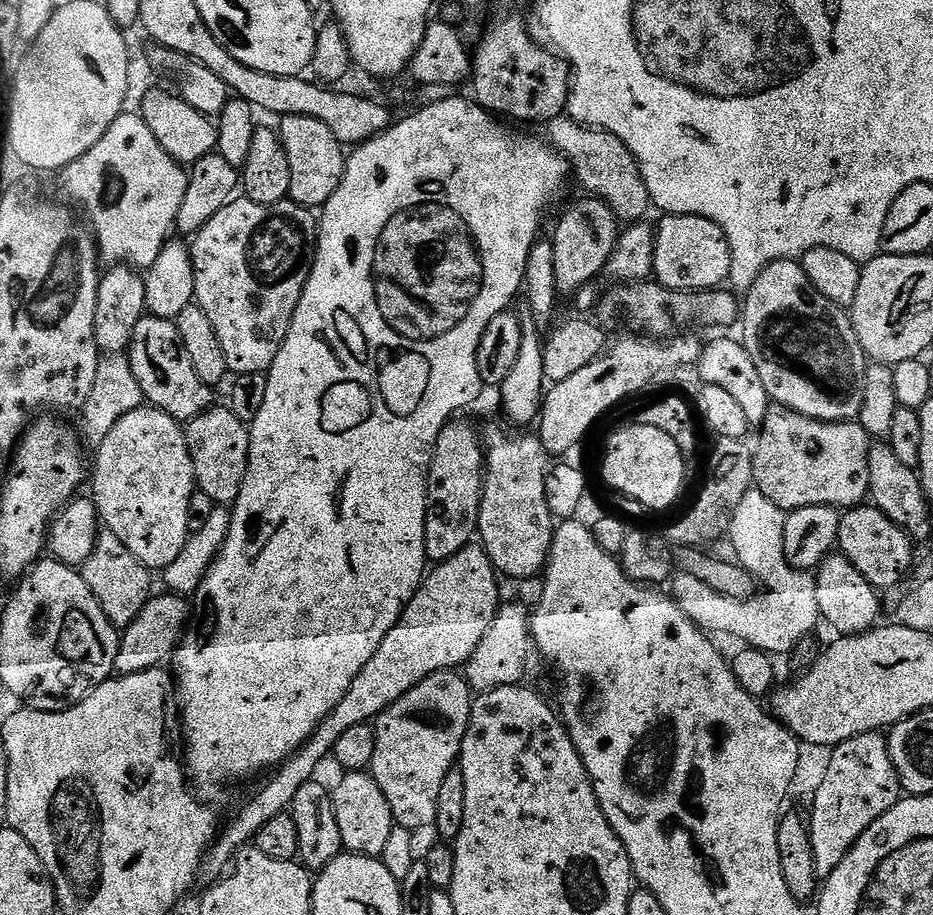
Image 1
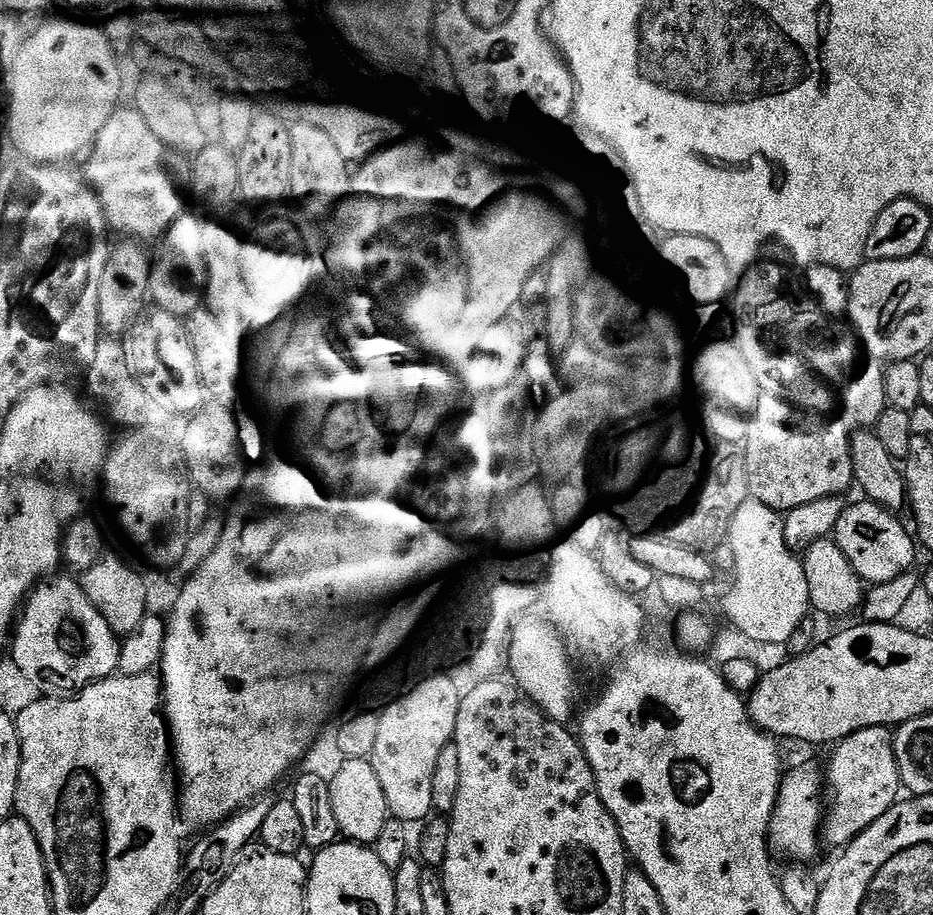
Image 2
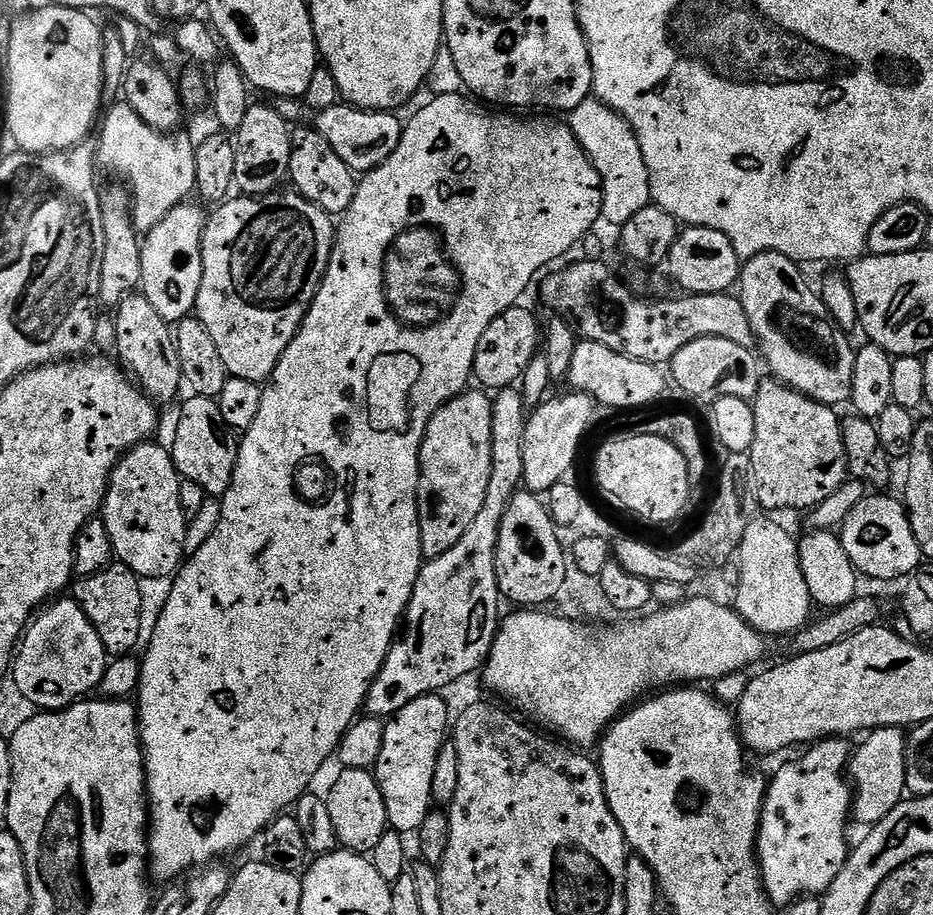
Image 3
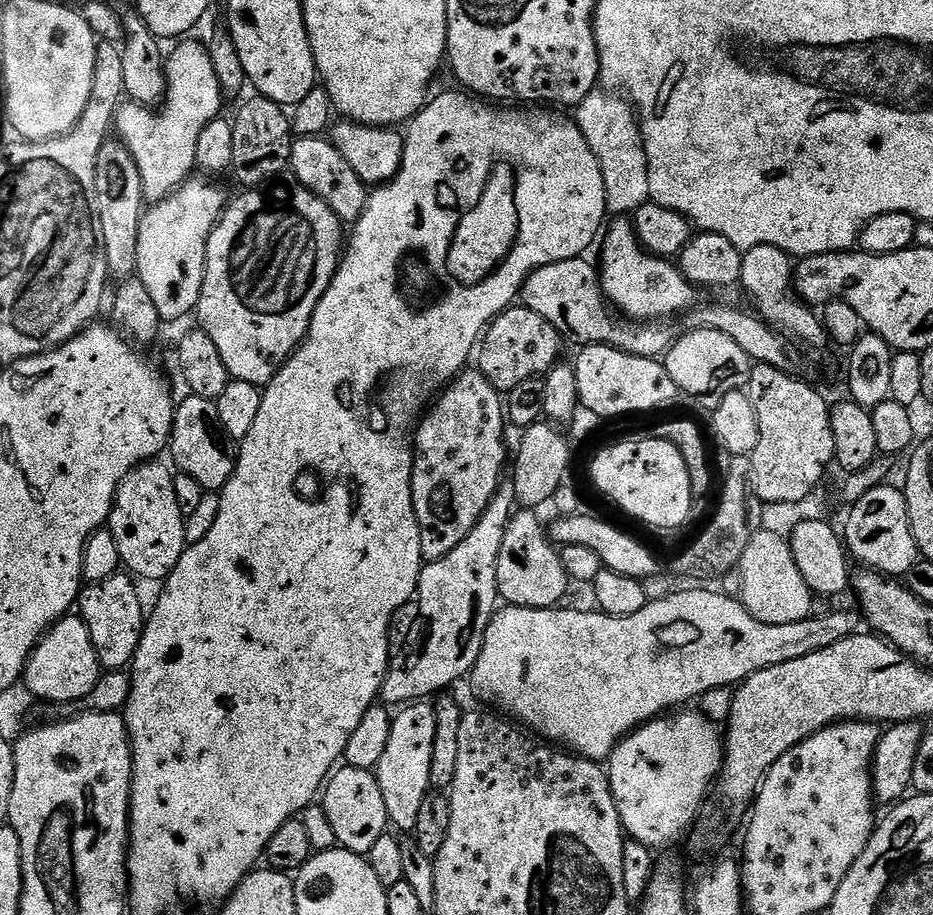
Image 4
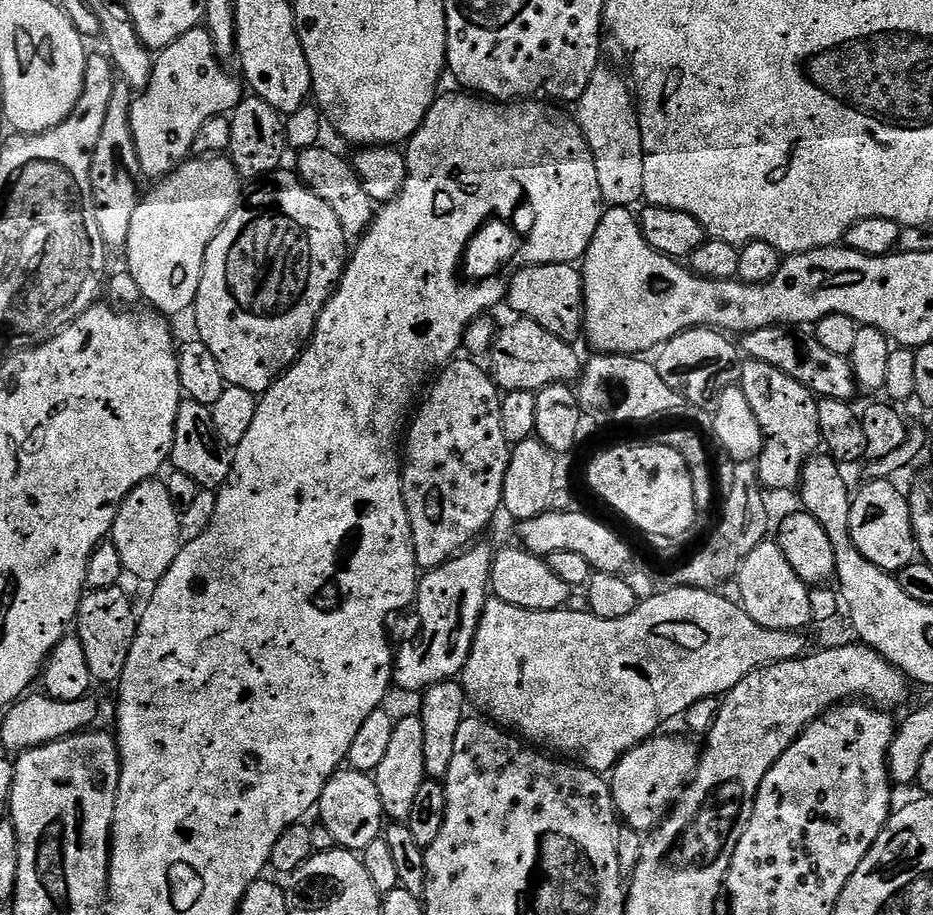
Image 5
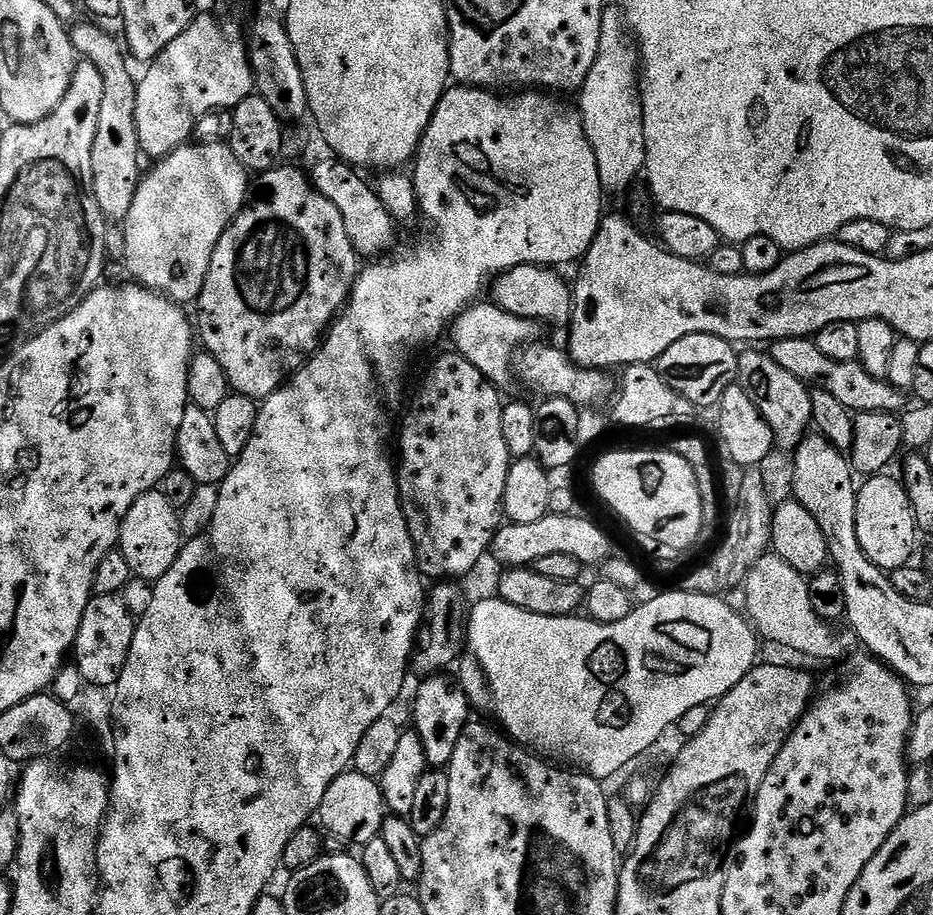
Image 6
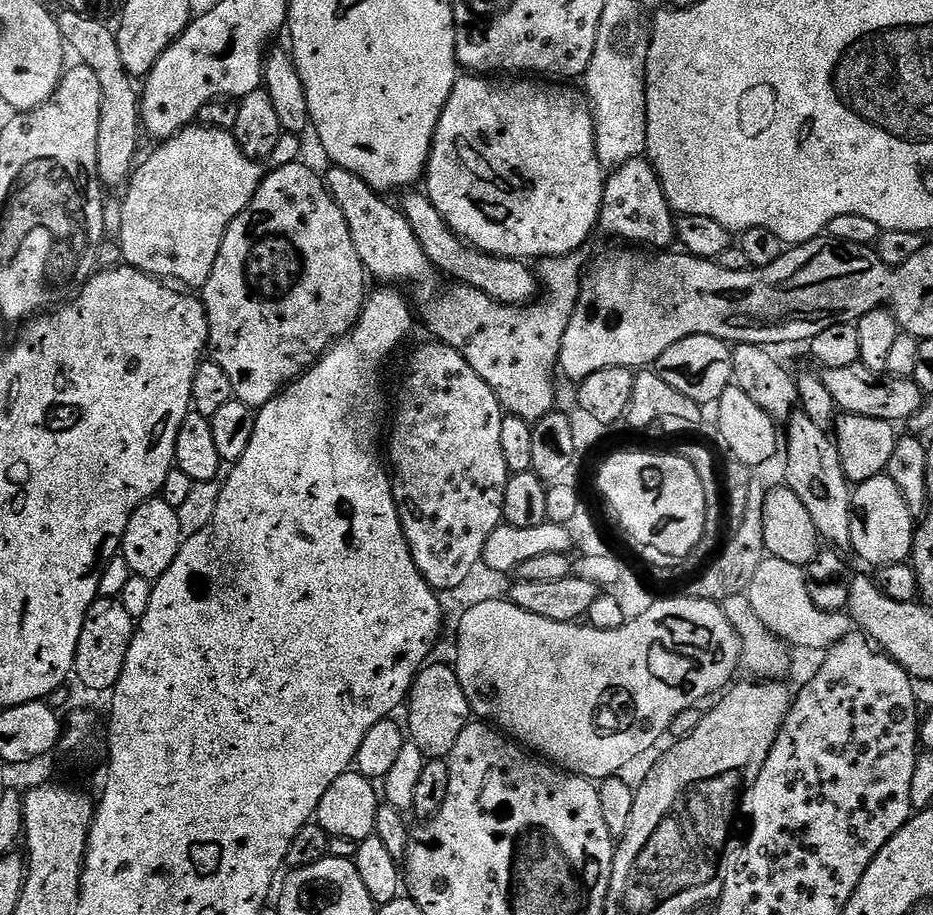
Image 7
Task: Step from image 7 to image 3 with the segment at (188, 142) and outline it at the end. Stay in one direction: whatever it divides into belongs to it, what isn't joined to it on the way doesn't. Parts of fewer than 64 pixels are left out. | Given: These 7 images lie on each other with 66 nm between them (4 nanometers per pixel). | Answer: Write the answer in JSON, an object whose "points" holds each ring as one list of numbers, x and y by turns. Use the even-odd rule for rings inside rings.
{"points":[[199,203,179,204,142,240,142,276,140,288,162,318,169,322,187,320,193,315,198,290,202,286,202,238,206,212]]}

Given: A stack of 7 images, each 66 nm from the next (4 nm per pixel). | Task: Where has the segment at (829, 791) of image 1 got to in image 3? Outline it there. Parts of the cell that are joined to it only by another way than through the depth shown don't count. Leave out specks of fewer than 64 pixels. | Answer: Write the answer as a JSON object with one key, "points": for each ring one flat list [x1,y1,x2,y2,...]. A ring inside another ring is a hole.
{"points":[[874,728,863,737,859,745,855,745,850,757,850,784,854,789,852,810,854,820,863,826,877,824,890,810,894,810,905,799,908,783,906,782,906,732,903,728]]}

